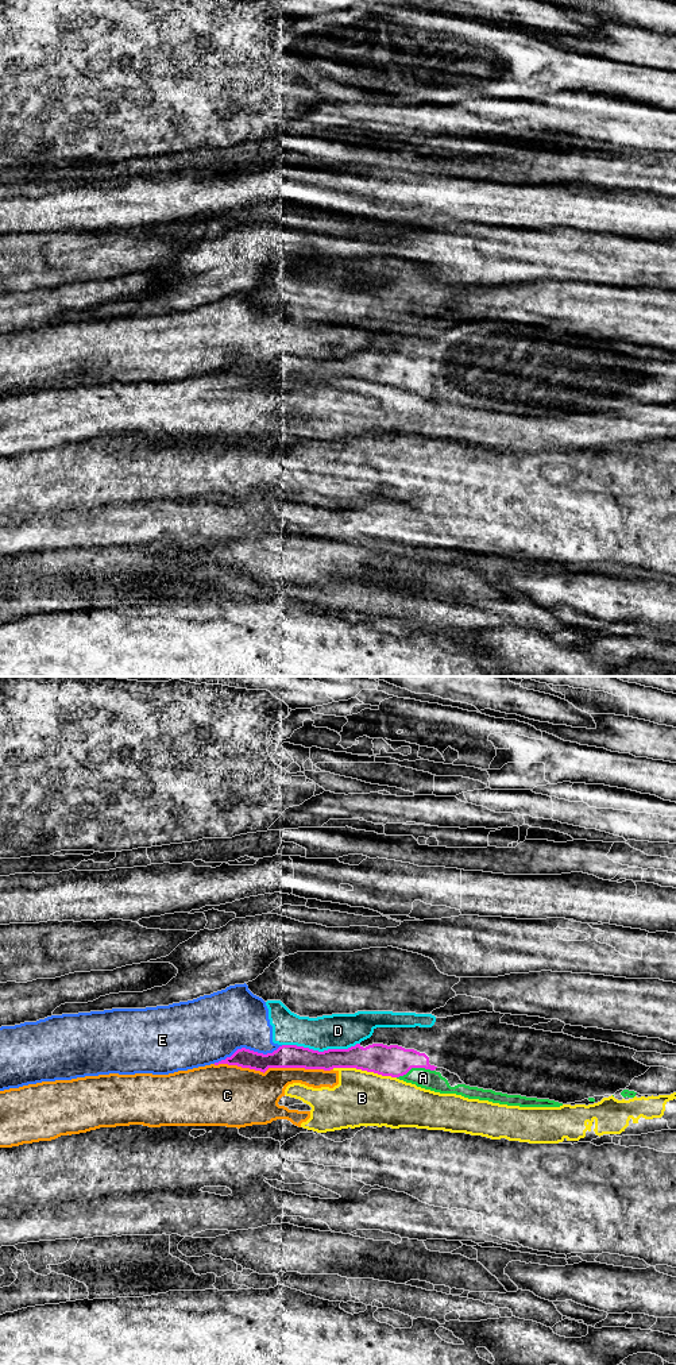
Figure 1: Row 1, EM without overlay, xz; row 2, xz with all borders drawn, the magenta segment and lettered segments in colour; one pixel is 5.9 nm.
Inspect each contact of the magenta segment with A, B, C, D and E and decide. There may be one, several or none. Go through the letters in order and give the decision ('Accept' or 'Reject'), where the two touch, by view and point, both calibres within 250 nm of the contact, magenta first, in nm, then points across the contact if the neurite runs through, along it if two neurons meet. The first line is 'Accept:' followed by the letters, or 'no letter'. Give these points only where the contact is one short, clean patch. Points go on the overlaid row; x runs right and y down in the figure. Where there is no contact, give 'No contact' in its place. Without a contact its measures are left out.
Accept: A
A: Accept. Touches magenta at xz (414, 1067). Thickness 180 nm (magenta) against 120 nm
B: Reject. Touches magenta at xz (364, 1069). Thickness 180 nm (magenta) against 320 nm
C: Reject. Touches magenta at xz (273, 1067). Thickness 140 nm (magenta) against 340 nm
D: Reject. Touches magenta at xz (320, 1052). Thickness 140 nm (magenta) against 200 nm
E: Reject. Touches magenta at xz (247, 1049). Thickness 140 nm (magenta) against 400 nm

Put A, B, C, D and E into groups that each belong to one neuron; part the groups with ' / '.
A / B C / D E

